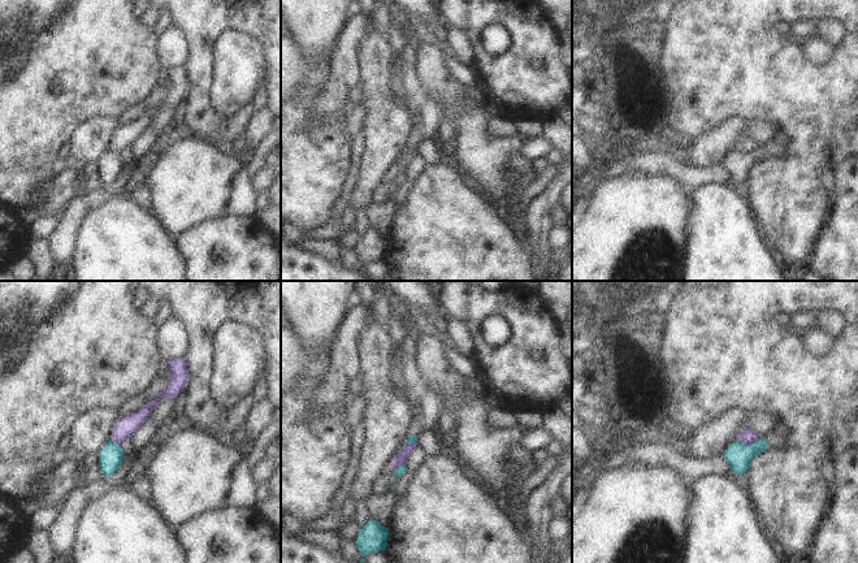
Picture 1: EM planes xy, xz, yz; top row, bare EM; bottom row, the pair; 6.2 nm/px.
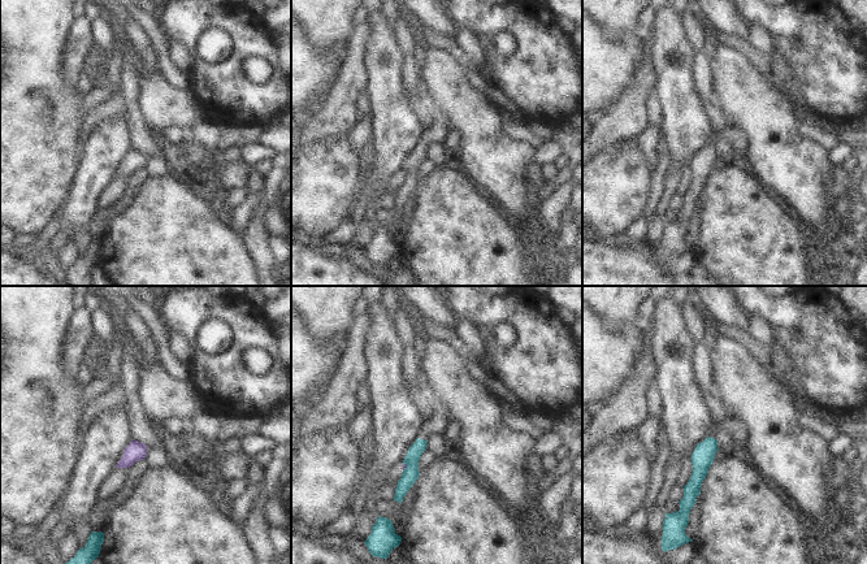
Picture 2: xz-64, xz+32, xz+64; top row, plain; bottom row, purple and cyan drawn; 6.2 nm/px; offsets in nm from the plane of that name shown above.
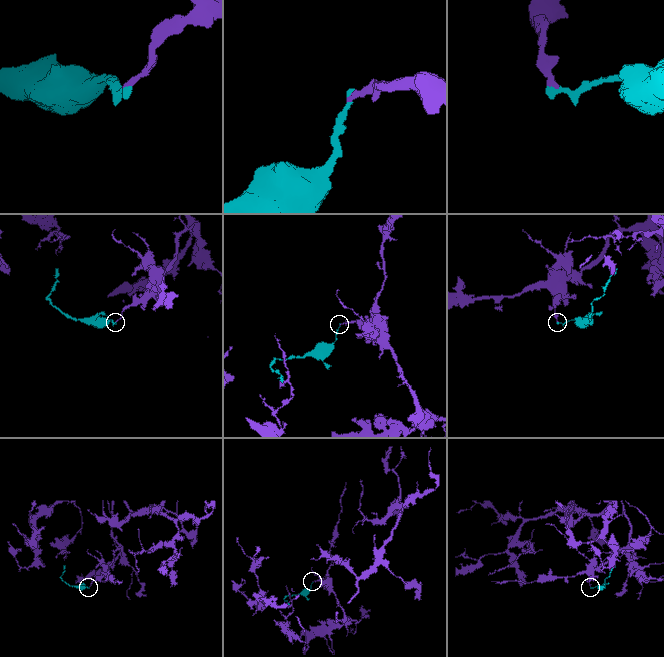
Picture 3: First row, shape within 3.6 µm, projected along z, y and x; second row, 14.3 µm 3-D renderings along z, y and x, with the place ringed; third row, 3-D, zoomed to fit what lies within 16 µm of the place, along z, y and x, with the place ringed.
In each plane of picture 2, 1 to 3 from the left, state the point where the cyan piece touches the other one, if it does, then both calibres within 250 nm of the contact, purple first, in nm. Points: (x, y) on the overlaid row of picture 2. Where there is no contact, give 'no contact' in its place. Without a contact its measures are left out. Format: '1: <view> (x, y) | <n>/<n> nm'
1: no contact
2: xz+32 (406, 467) | 20/100 nm
3: no contact

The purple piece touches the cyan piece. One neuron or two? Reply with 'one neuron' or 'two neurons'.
two neurons

